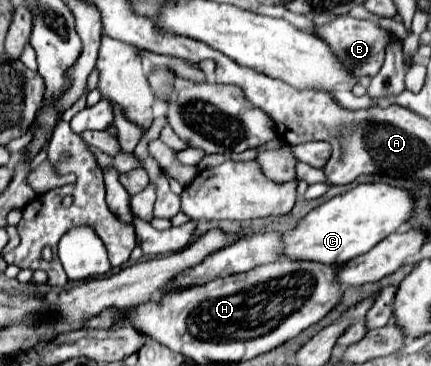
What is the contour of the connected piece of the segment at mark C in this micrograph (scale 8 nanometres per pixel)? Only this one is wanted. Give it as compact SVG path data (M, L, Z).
M359 184L353 190L331 198L311 210L297 222L295 228L281 234L281 254L293 262L321 262L329 266L345 264L347 260L369 252L379 240L391 232L405 228L413 208L413 194L389 184Z

